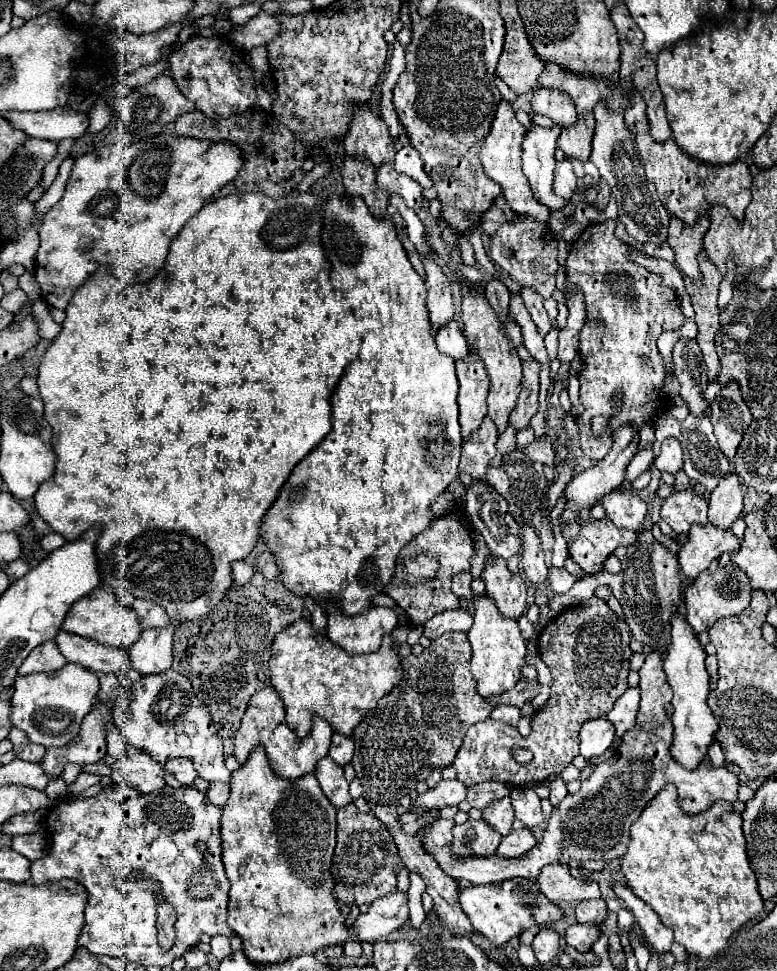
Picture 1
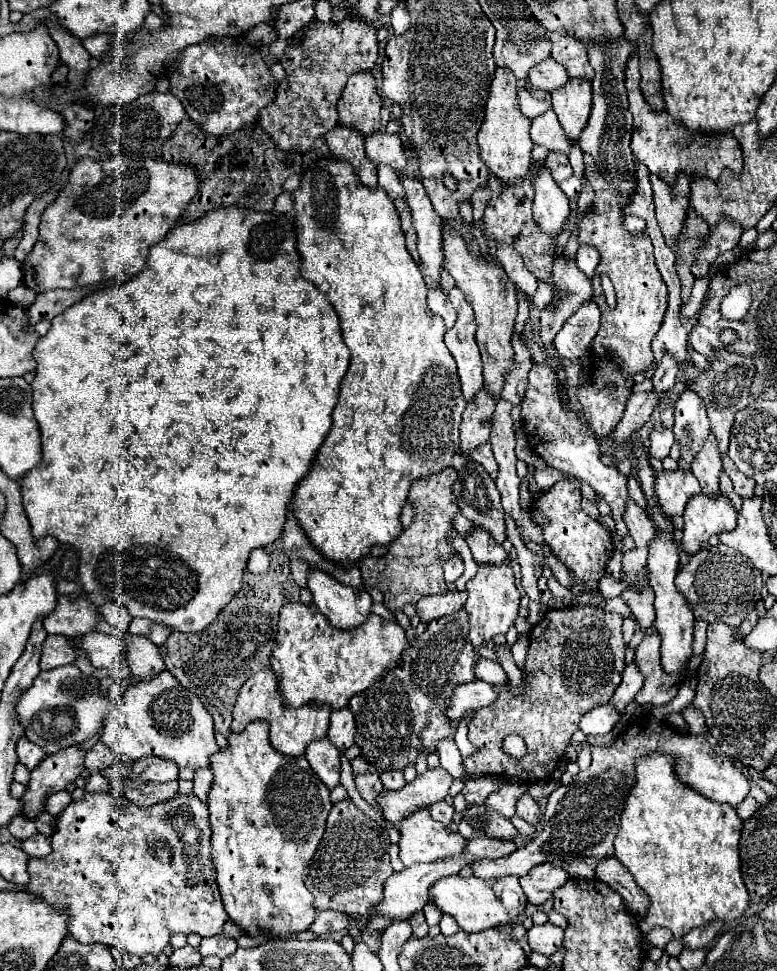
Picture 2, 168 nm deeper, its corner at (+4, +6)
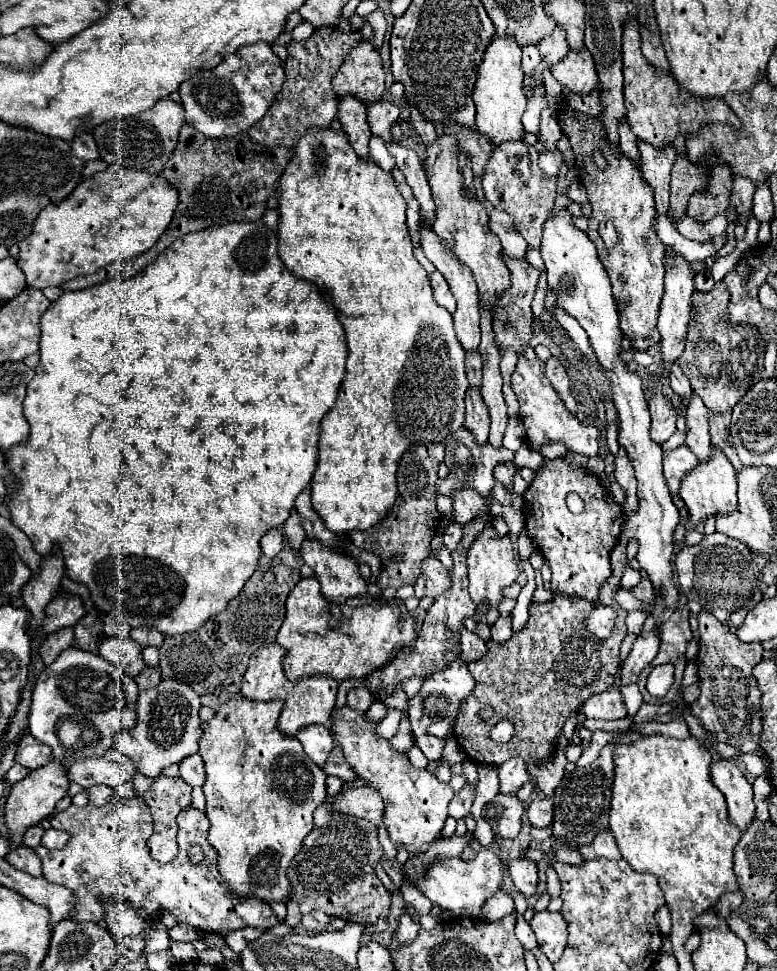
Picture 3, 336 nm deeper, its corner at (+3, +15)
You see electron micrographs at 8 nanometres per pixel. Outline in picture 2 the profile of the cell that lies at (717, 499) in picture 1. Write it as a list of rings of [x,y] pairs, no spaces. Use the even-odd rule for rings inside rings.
[[[710,435],[706,445],[698,451],[694,463],[692,463],[692,473],[700,481],[702,493],[708,497],[718,497],[720,495],[720,473],[722,473],[722,457],[718,451],[716,437]]]

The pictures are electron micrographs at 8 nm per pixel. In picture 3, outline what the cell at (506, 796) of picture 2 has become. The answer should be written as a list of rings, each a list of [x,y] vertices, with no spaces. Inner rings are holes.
[[[509,758],[505,764],[499,766],[499,782],[501,792],[515,796],[515,792],[529,780],[527,766],[523,758]]]

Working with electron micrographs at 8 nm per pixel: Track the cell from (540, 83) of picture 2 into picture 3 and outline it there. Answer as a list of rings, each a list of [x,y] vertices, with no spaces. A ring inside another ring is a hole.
[[[557,26],[549,36],[545,36],[545,40],[541,40],[537,44],[537,48],[541,52],[543,62],[549,64],[549,66],[555,66],[569,52],[569,46],[567,46],[567,40],[565,40],[565,30],[561,26]]]

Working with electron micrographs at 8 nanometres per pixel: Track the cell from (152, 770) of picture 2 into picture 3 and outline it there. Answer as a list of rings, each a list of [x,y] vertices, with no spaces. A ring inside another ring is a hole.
[[[111,748],[101,758],[75,762],[67,770],[67,778],[83,786],[85,790],[95,784],[107,784],[111,788],[117,788],[119,784],[127,782],[133,774],[135,774],[135,764],[123,752],[117,752],[117,748]]]

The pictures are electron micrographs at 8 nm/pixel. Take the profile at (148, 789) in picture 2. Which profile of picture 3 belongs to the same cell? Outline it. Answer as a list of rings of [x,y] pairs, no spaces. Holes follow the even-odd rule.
[[[161,774],[145,792],[145,802],[153,814],[155,832],[147,846],[157,862],[169,862],[177,856],[177,814],[191,806],[191,786],[181,778]]]

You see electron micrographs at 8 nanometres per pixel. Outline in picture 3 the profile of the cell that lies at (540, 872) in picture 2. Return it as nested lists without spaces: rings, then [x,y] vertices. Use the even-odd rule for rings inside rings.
[[[513,858],[507,864],[507,872],[513,878],[515,888],[525,894],[533,896],[537,890],[537,864],[527,858]]]

